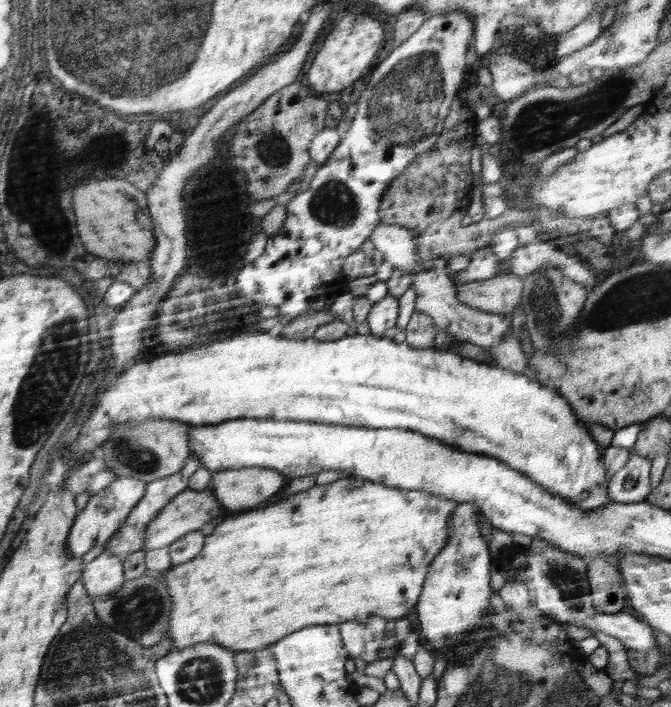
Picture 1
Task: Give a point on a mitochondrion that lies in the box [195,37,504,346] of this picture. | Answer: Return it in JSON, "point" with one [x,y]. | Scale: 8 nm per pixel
{"point":[396,108]}

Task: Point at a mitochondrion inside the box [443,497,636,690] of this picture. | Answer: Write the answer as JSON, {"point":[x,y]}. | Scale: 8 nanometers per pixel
{"point":[567,579]}

